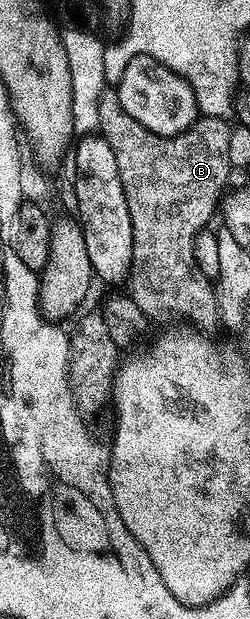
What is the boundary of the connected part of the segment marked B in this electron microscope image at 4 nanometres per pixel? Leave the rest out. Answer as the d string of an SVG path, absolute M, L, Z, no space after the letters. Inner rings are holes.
M105 87L101 94L97 129L114 150L114 159L118 161L118 178L122 178L122 190L126 190L130 222L134 226L130 297L138 304L138 309L142 310L148 322L185 320L196 328L217 327L216 290L213 281L204 277L196 264L194 250L196 236L211 225L208 223L215 212L217 215L222 197L229 187L228 175L234 172L230 162L230 134L233 125L224 120L227 119L201 115L188 131L177 136L159 136L126 114L115 87Z

